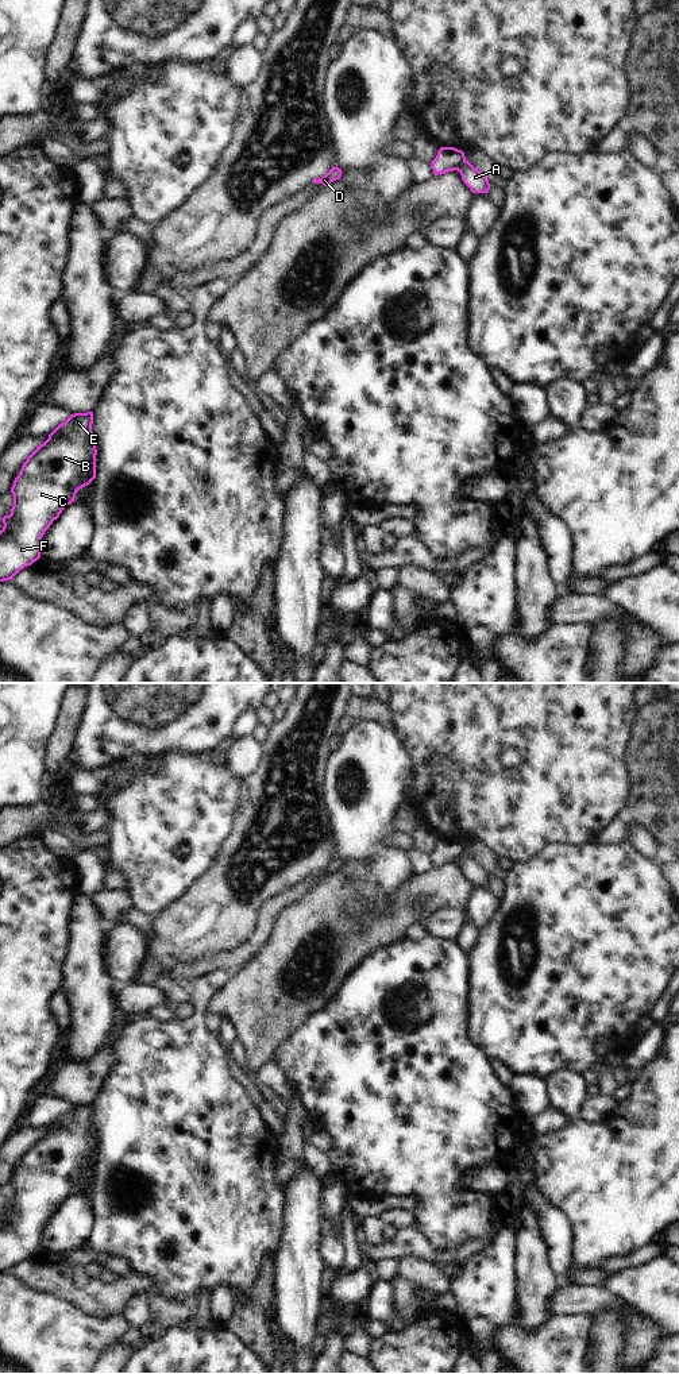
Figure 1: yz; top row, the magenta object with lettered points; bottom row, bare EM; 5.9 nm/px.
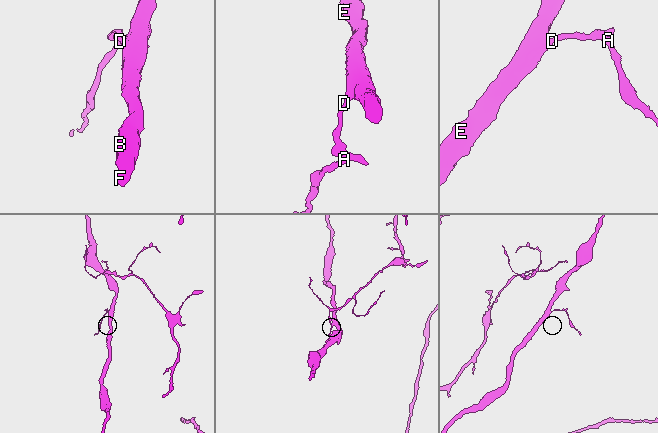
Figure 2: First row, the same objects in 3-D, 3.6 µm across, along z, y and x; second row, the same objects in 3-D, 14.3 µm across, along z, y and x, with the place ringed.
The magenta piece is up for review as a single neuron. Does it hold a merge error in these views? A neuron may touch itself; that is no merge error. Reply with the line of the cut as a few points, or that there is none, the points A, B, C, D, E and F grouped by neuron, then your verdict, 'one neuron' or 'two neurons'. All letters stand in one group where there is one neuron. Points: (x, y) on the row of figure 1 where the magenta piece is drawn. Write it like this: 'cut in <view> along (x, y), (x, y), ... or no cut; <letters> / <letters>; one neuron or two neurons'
cut in yz along (465, 159), (456, 169); A / B C D E F; two neurons

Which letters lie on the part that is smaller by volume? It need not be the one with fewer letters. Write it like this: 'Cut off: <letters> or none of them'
Cut off: A

